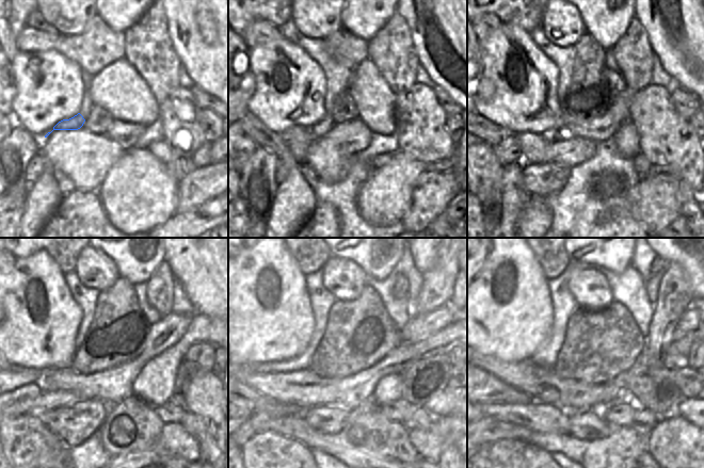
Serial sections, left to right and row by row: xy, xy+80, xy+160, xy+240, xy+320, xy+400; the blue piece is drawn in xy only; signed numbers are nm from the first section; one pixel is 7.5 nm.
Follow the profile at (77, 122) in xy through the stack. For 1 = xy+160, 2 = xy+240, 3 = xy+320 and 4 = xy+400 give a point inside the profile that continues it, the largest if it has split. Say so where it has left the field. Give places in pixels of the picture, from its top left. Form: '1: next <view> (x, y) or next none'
1: next xy+160 (527, 146)
2: next xy+240 (17, 402)
3: next xy+320 (250, 412)
4: next none

